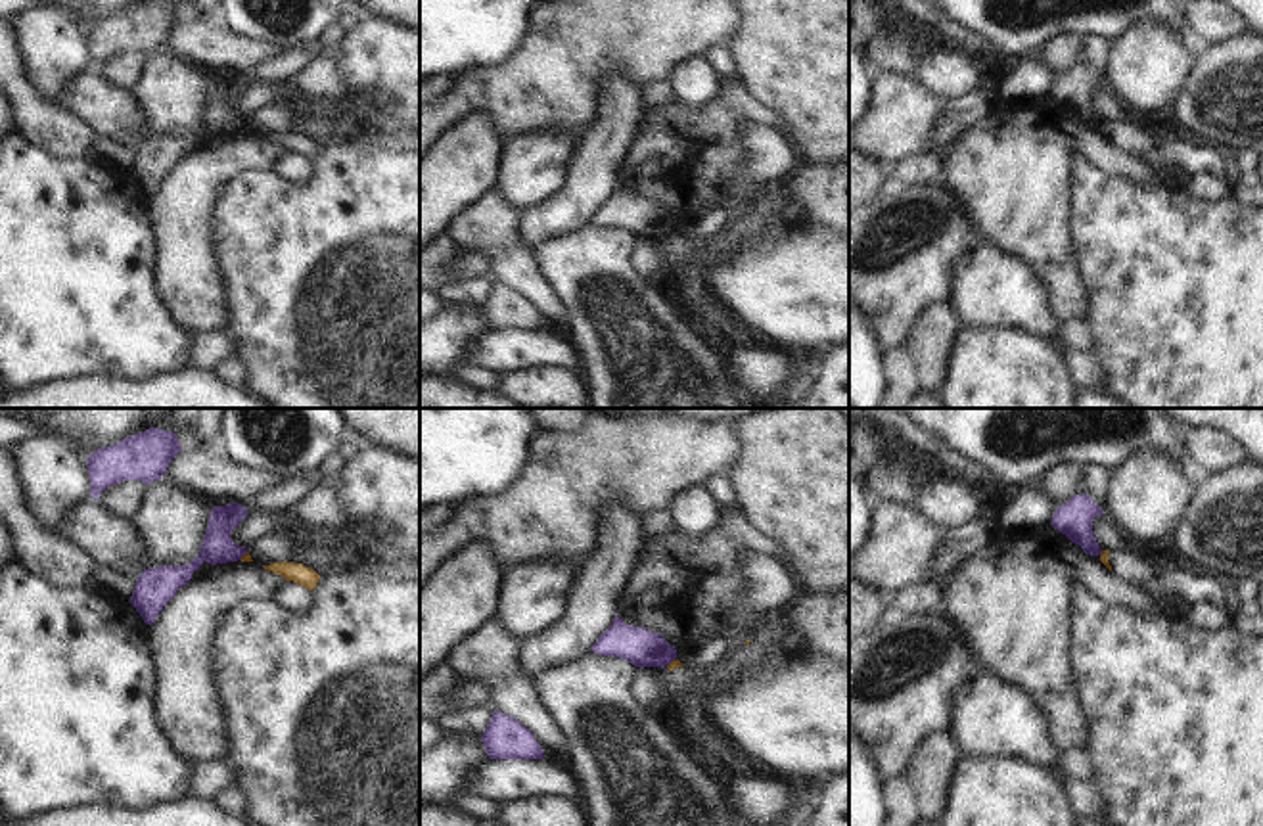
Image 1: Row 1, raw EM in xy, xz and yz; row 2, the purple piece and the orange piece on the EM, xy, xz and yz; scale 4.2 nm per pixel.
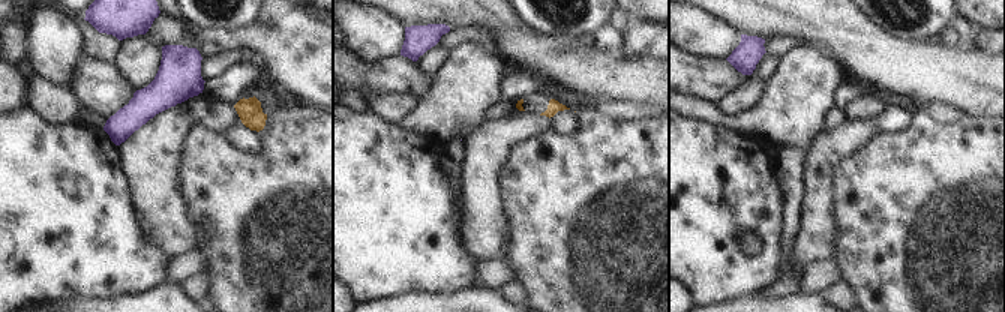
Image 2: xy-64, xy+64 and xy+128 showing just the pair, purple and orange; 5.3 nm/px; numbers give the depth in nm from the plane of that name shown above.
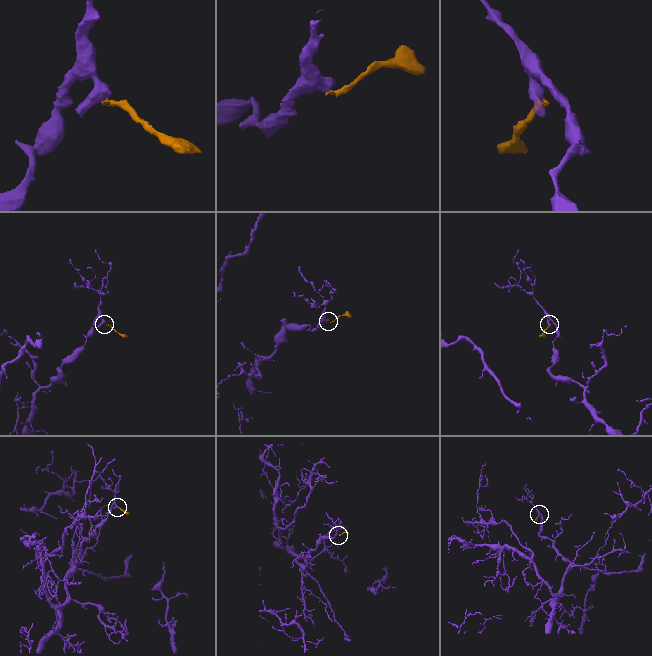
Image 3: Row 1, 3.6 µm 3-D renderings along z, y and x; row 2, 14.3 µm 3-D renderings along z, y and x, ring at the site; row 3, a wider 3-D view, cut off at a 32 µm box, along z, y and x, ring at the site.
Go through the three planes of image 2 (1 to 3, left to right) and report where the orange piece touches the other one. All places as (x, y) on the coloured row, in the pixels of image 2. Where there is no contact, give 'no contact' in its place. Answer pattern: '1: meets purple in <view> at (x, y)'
1: no contact
2: no contact
3: no contact

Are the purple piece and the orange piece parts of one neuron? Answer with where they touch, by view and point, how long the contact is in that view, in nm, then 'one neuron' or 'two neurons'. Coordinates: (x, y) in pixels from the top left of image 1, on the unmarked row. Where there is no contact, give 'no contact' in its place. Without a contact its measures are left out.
meets purple in xz at (671, 230); contact 50 nm long; two neurons

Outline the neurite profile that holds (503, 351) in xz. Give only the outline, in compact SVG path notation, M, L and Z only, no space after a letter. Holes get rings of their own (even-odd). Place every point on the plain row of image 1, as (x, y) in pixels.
M491 330L477 337L466 364L493 370L500 376L556 364L579 368L579 356L571 341L548 330Z

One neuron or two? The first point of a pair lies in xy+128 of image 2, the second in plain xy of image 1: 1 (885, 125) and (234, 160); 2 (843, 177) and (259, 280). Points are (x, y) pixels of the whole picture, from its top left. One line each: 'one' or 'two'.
1: two
2: one

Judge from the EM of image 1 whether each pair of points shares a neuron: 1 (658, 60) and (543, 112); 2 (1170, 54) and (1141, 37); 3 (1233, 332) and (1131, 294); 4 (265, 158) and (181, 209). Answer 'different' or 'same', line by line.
1: same
2: same
3: same
4: same

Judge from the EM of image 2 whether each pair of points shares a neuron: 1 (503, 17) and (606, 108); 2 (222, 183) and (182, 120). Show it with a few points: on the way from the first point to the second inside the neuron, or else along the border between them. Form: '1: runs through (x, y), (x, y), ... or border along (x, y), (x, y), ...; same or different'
1: border along (600, 99), (636, 101); different
2: border along (222, 134), (194, 125), (185, 138), (179, 164); different

